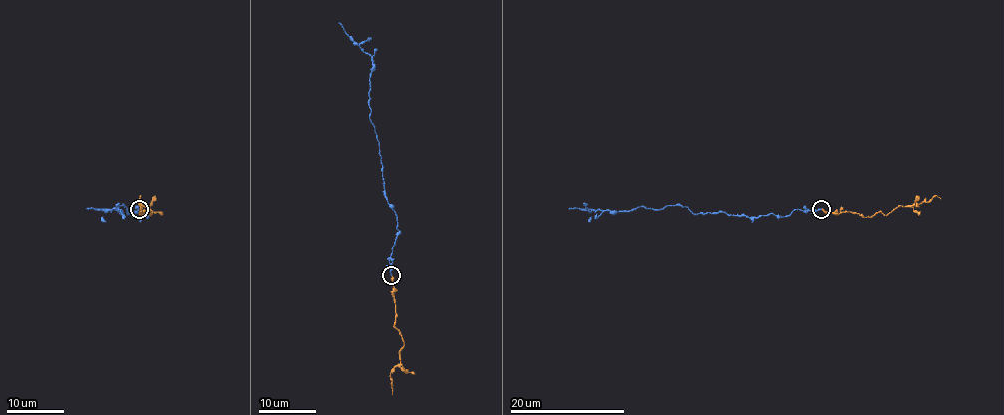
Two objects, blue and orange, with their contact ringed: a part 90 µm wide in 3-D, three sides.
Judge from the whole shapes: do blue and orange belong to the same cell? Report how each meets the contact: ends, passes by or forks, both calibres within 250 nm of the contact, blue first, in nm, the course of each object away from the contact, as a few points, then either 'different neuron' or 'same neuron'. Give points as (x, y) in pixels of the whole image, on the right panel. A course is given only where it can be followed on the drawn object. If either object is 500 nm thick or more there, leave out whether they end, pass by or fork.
blue passes by; orange ends there; 110 nm thick on the blue side, 280 nm on the other; blue runs (821, 209), (757, 217), (692, 213), (673, 205), (568, 209); orange runs (821, 209), (833, 213), (856, 212), (865, 217), (929, 202), (935, 196), (941, 199); same neuron

